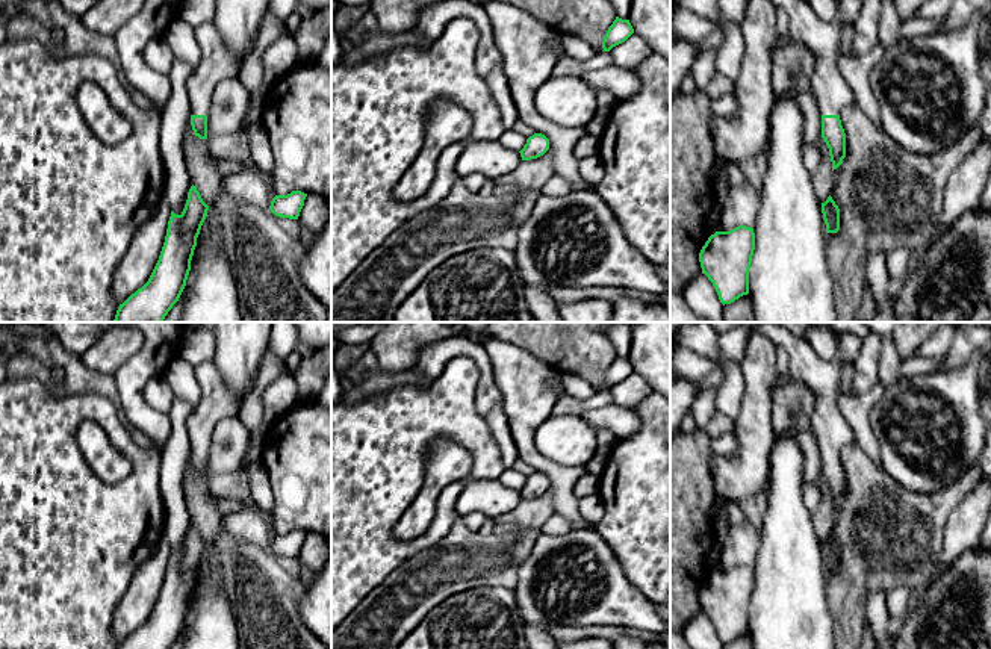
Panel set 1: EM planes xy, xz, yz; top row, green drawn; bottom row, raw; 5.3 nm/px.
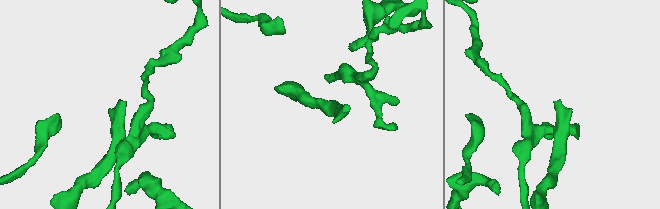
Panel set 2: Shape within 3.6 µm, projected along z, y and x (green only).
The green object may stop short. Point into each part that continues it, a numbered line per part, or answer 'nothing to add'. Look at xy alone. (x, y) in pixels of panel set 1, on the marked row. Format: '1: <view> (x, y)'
1: xy (217, 64)

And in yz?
1: yz (823, 40)

